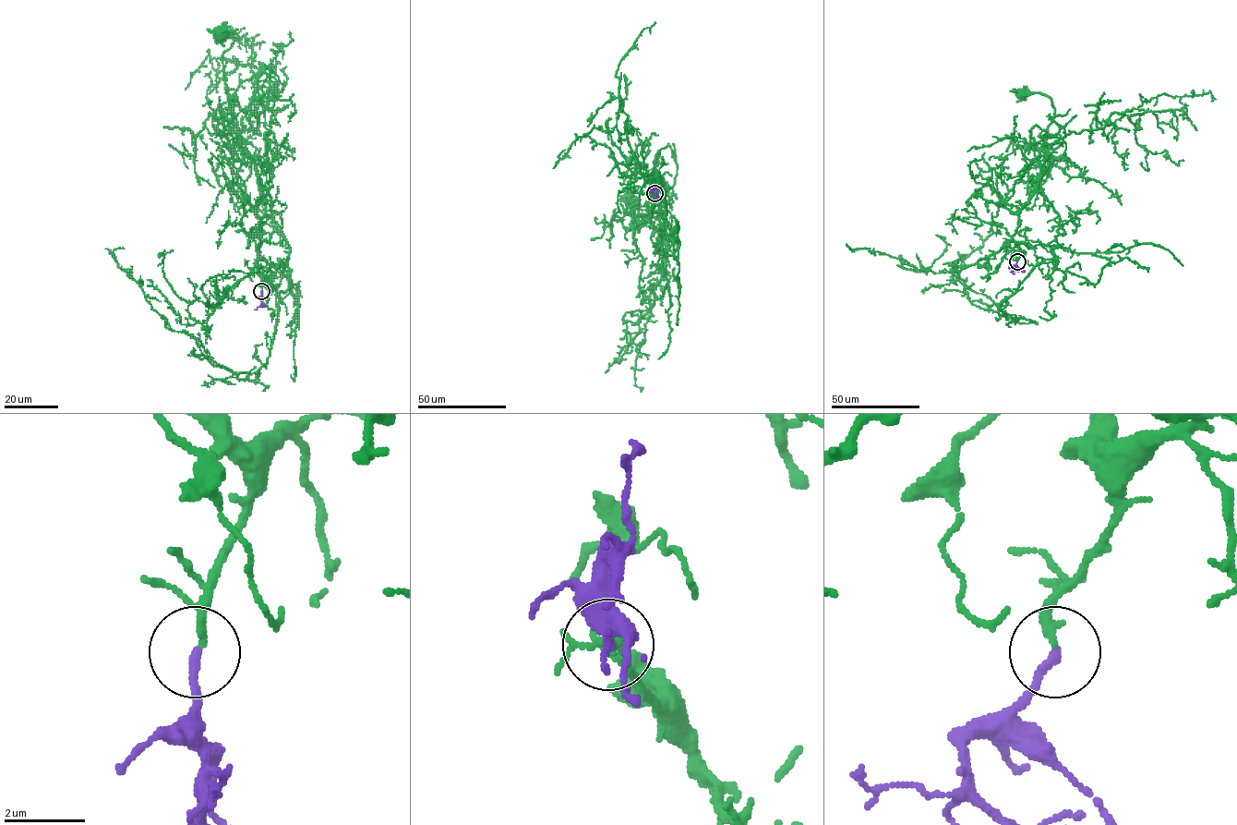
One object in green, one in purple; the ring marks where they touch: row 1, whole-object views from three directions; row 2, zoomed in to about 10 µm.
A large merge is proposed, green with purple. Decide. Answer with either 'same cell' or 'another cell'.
same cell

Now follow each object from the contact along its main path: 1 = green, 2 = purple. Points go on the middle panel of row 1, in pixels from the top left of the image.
1: (655, 193), (652, 185), (657, 196), (652, 212), (639, 215), (630, 230), (637, 224), (634, 209), (627, 197)
2: (654, 193), (655, 189), (656, 200)

